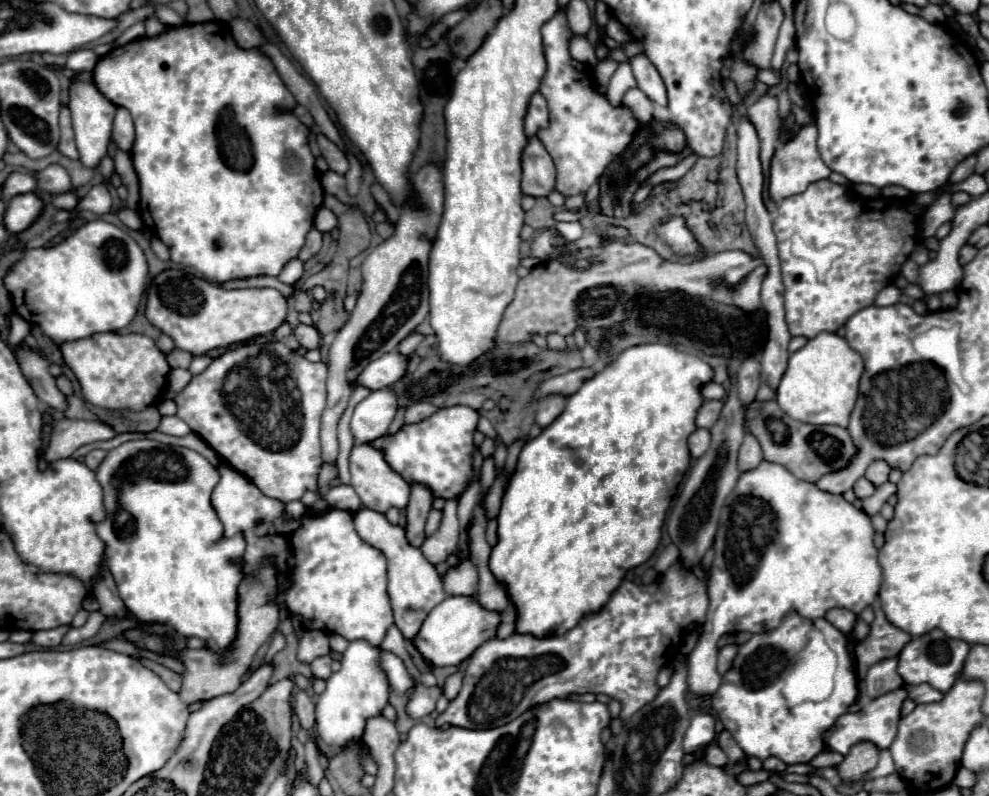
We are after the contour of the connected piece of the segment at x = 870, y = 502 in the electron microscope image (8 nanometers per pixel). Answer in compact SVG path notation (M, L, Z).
M880 487L878 493L874 493L874 495L868 497L868 499L862 499L860 505L862 505L862 509L864 509L868 515L874 515L874 513L880 511L880 507L886 503L888 497L890 497L890 495L888 495L886 491L882 491L882 487Z

